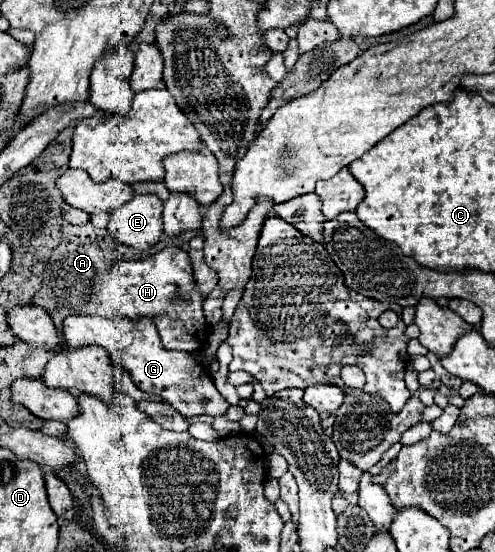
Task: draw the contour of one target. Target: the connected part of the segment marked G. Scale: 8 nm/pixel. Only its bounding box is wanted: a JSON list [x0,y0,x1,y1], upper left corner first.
[64,316,230,418]

